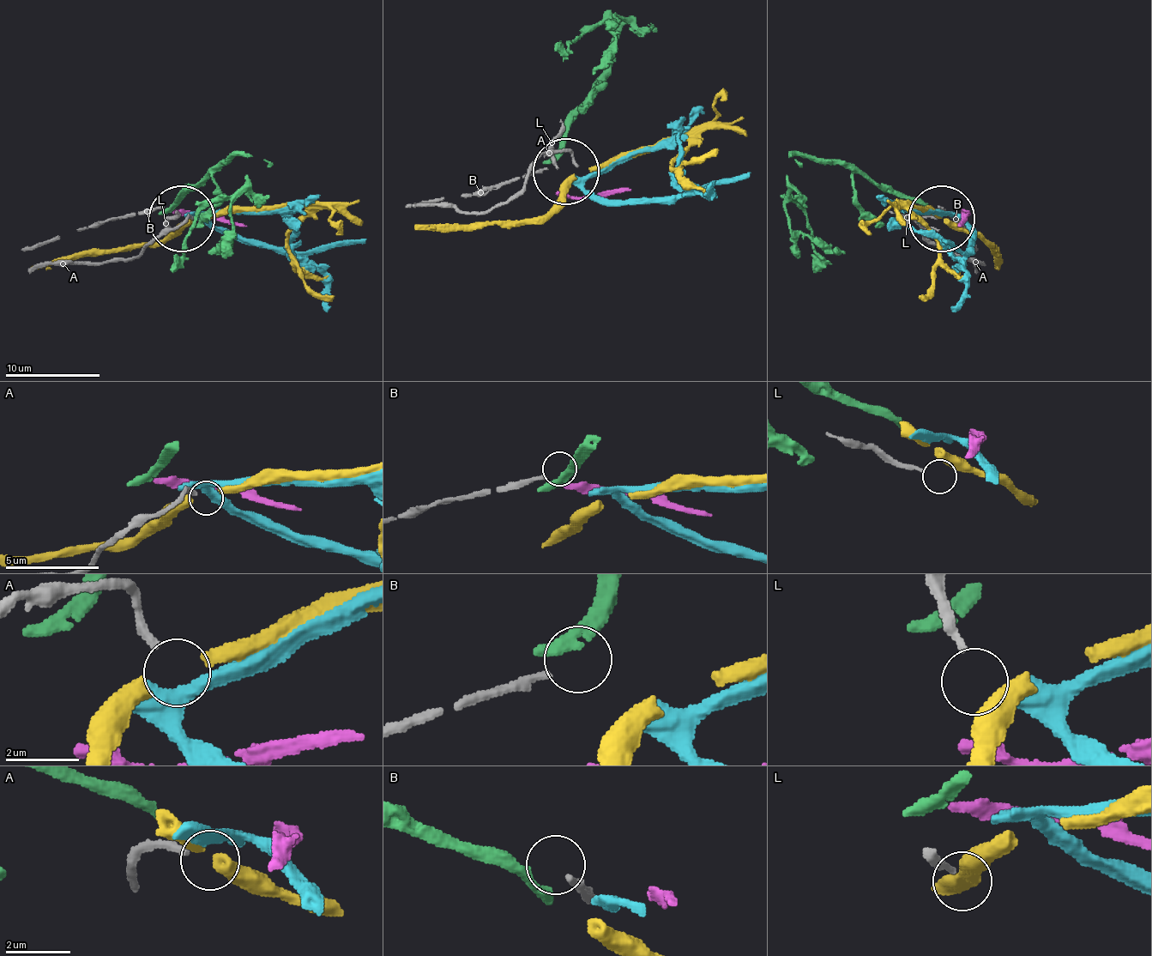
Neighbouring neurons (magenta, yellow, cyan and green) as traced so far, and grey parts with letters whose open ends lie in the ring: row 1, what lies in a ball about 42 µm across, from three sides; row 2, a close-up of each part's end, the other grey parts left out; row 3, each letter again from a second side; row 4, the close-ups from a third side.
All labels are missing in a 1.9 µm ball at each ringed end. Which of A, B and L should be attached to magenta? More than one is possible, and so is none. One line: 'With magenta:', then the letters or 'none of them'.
With magenta: none of them

